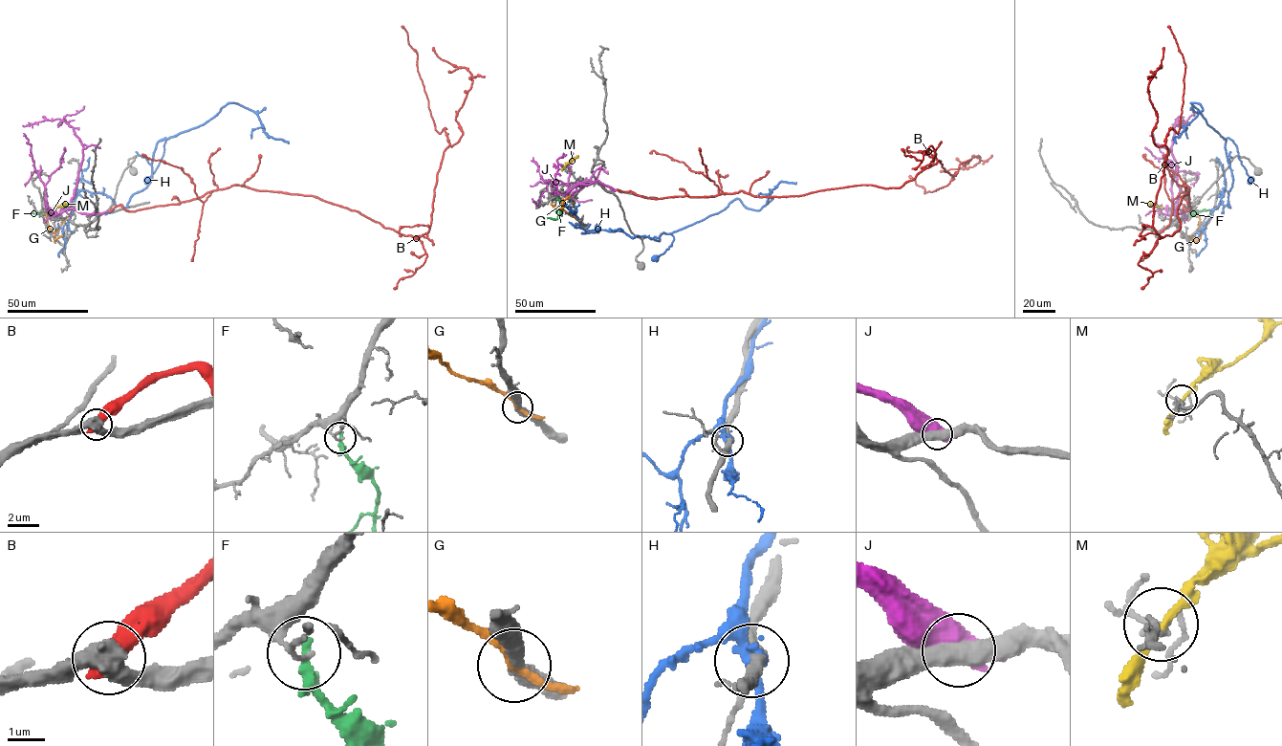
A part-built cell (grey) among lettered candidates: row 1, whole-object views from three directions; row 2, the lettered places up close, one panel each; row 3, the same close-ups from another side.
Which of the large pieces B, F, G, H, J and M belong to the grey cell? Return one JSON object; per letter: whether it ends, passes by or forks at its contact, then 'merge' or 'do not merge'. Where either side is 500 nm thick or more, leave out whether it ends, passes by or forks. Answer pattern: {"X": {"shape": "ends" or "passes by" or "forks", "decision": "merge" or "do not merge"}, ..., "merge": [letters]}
{"B": {"decision": "do not merge"}, "F": {"shape": "forks", "decision": "do not merge"}, "G": {"shape": "passes by", "decision": "do not merge"}, "H": {"shape": "forks", "decision": "do not merge"}, "J": {"shape": "passes by", "decision": "do not merge"}, "M": {"shape": "passes by", "decision": "do not merge"}, "merge": []}

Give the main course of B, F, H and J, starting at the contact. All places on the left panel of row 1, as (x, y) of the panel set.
B: (110, 210), (242, 185), (317, 196), (405, 235), (426, 233), (449, 142), (435, 129), (401, 26)
F: (50, 215), (54, 213), (52, 209), (31, 212)
H: (68, 225), (83, 190), (125, 207), (150, 182), (156, 144), (228, 103), (251, 110), (269, 136), (288, 143)
J: (106, 211), (86, 214), (71, 207), (83, 148), (74, 128), (59, 119), (22, 125)

